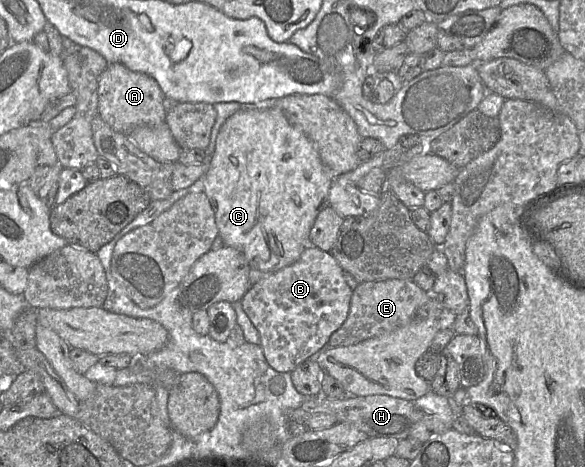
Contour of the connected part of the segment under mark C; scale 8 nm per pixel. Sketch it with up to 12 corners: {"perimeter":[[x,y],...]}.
{"perimeter":[[280,109],[225,121],[204,174],[252,285],[299,260],[332,174]]}

